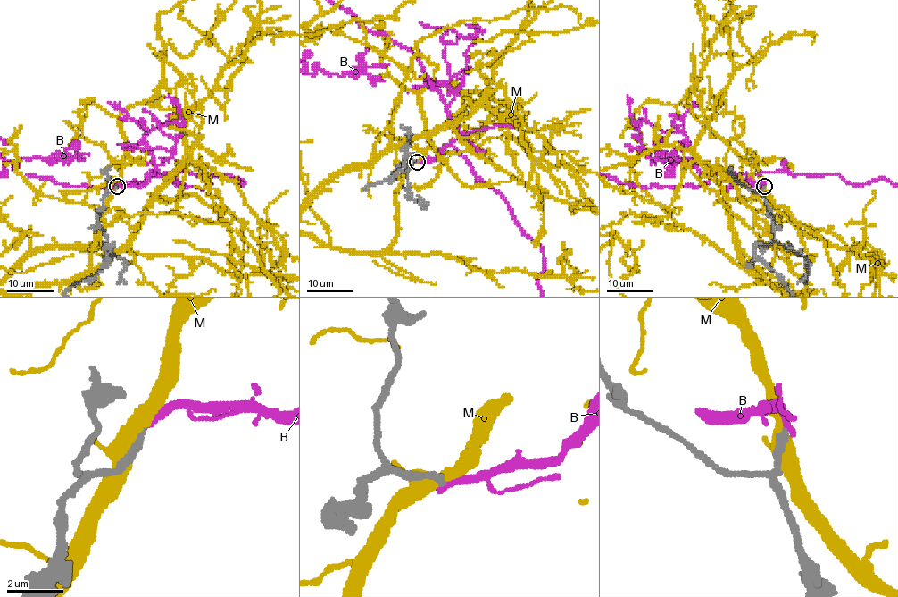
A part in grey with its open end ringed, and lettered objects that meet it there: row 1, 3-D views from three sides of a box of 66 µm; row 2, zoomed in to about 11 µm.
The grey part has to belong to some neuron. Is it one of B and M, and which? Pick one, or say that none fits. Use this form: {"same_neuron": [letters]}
{"same_neuron": []}

